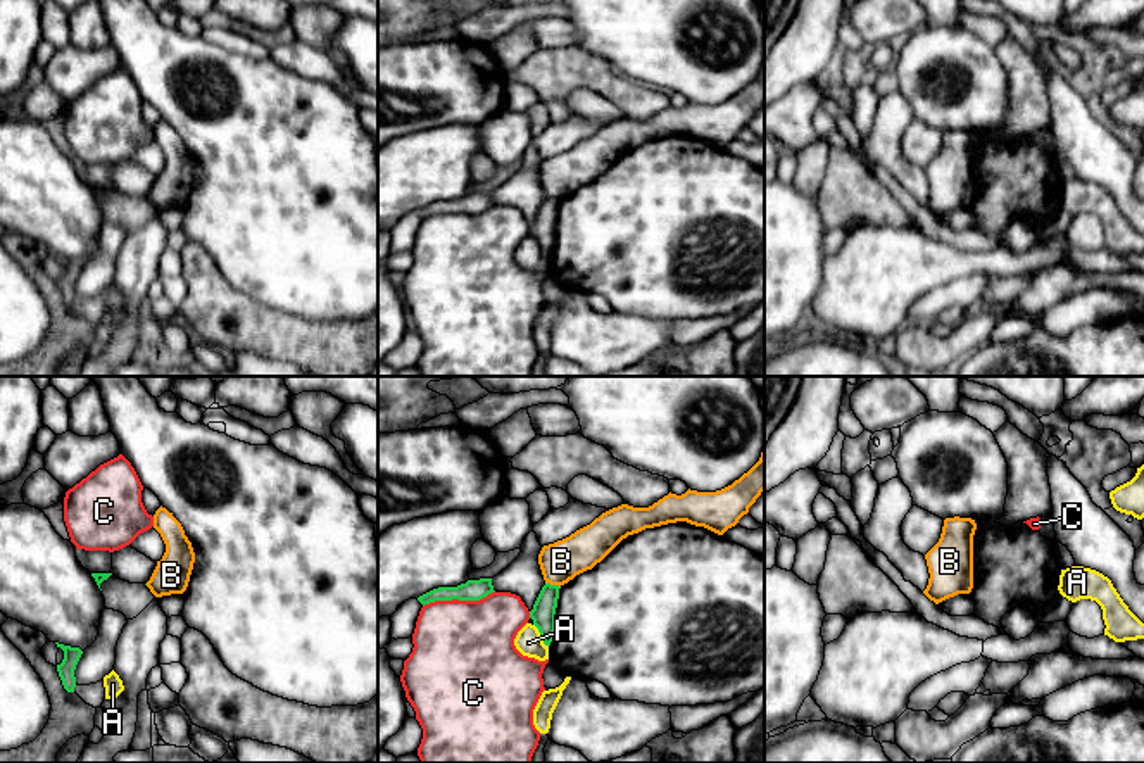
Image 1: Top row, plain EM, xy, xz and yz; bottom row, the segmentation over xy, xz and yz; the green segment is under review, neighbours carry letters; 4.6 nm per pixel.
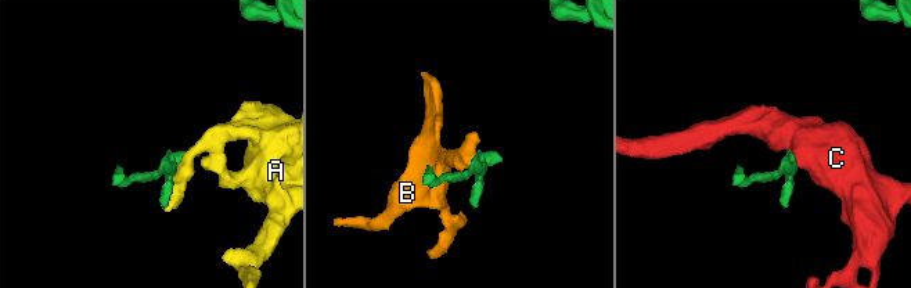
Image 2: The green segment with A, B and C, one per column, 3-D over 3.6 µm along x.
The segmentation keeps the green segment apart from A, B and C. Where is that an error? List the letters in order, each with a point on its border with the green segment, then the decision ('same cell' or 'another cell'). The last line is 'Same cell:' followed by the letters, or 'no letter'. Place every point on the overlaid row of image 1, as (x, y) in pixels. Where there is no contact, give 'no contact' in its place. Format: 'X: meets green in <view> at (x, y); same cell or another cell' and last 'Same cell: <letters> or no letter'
A: meets green in xz at (540, 636); another cell
B: meets green in xz at (553, 586); another cell
C: meets green in xz at (458, 598); another cell
Same cell: no letter

